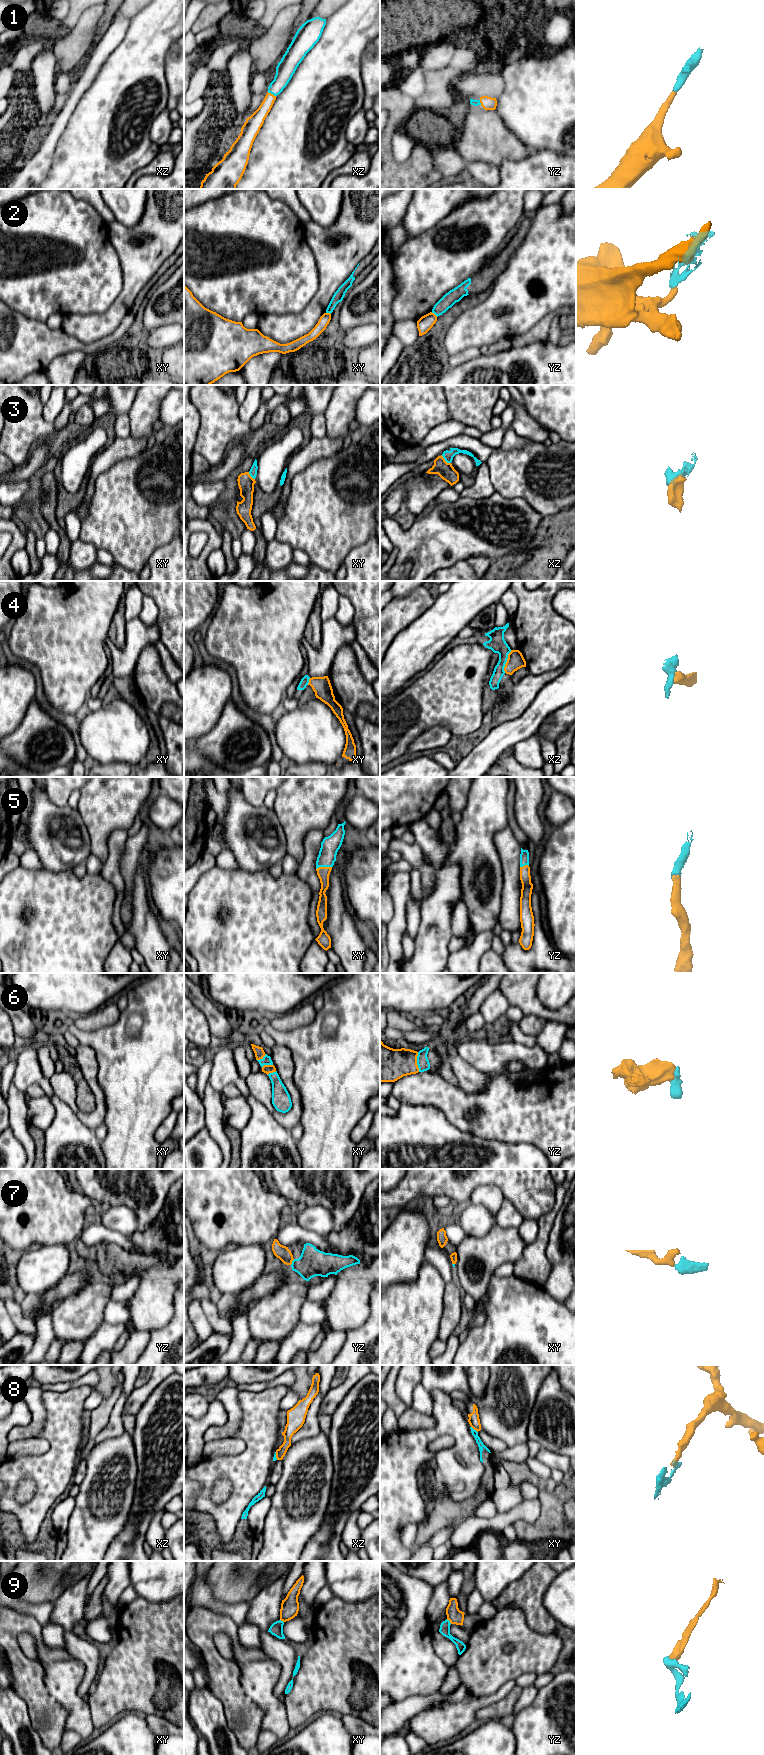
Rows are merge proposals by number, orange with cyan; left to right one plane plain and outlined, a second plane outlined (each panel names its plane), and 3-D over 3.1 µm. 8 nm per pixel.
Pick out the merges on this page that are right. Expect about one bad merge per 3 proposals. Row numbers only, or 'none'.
1, 5, 6, 7

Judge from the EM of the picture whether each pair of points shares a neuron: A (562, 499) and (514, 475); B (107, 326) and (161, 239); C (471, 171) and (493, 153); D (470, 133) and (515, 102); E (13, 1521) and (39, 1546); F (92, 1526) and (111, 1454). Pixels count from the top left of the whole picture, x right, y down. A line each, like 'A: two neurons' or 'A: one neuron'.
A: one neuron
B: one neuron
C: two neurons
D: two neurons
E: one neuron
F: one neuron

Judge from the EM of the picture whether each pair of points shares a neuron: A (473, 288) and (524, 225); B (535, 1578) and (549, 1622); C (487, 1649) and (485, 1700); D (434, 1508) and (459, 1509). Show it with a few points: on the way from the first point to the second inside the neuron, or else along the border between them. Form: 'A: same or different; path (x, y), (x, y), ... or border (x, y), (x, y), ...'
A: same; path (489, 272), (516, 241)
B: same; path (535, 1589), (535, 1608), (538, 1611)
C: different; border (505, 1682), (488, 1694), (474, 1696), (467, 1691)
D: same; path (440, 1509), (453, 1509)

